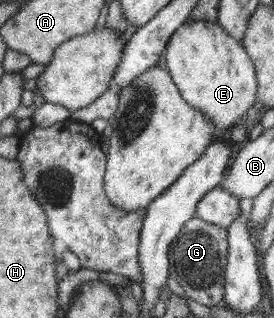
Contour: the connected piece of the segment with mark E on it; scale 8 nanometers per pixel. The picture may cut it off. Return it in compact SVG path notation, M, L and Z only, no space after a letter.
M191 20L183 23L169 38L163 53L162 65L168 70L182 98L189 105L202 111L206 120L213 124L214 130L217 129L221 133L245 118L247 110L258 101L256 72L249 54L243 44L231 37L218 22Z

